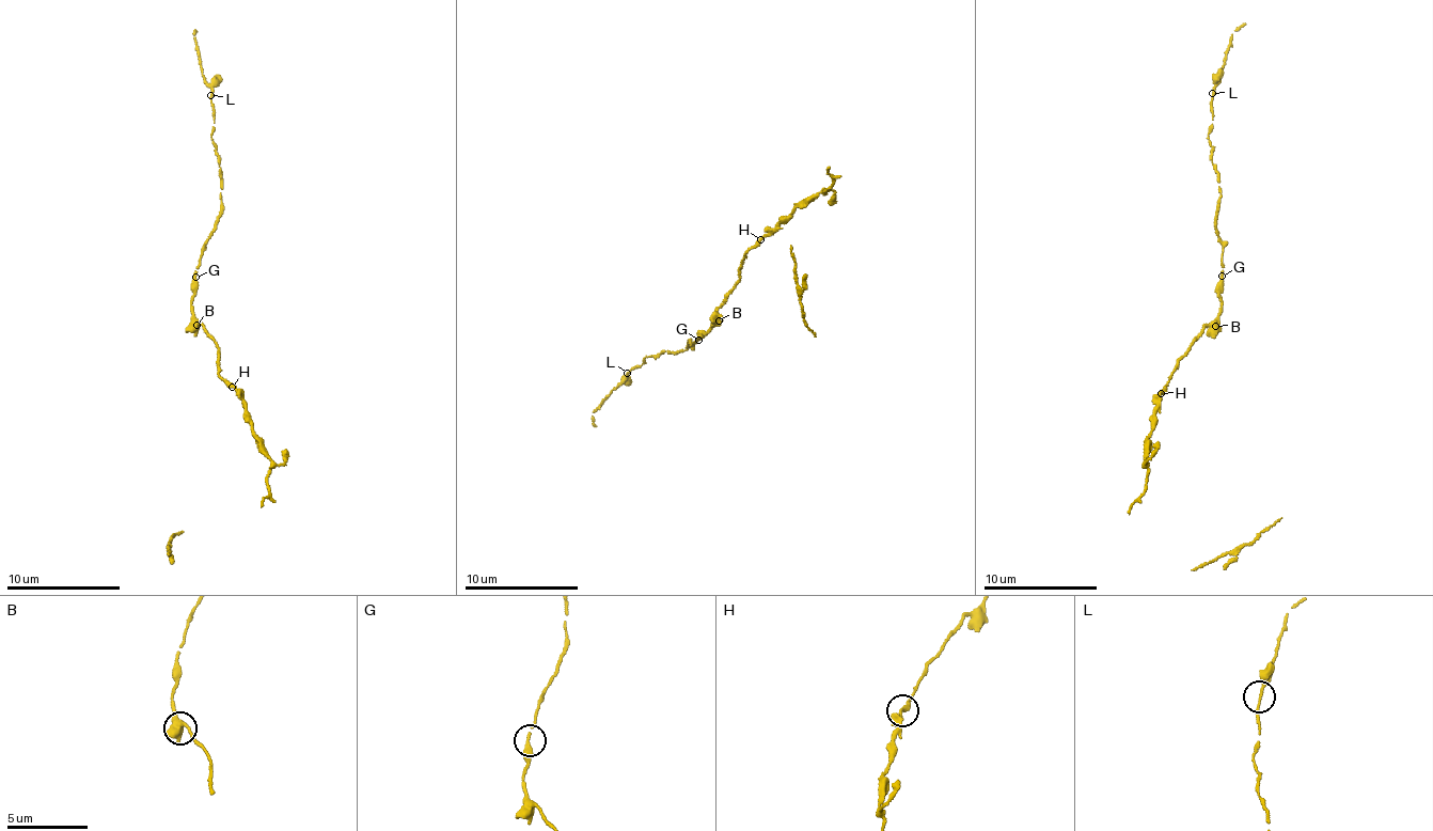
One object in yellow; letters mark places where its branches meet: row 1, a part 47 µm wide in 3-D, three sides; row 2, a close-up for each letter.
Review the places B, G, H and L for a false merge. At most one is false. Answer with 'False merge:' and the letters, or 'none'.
False merge: none

